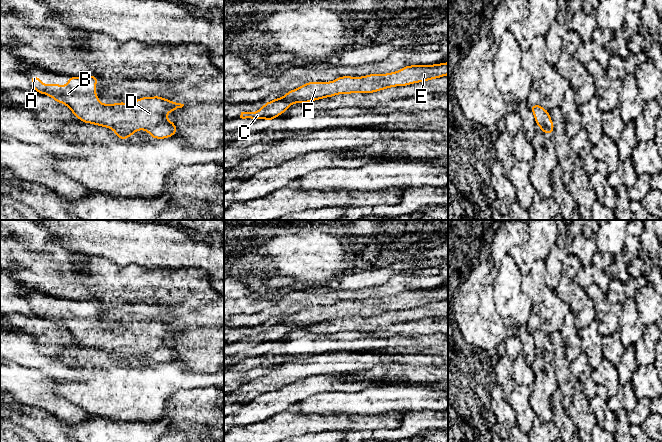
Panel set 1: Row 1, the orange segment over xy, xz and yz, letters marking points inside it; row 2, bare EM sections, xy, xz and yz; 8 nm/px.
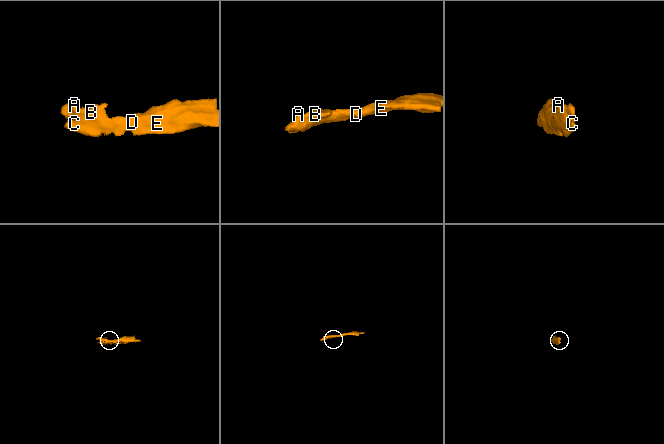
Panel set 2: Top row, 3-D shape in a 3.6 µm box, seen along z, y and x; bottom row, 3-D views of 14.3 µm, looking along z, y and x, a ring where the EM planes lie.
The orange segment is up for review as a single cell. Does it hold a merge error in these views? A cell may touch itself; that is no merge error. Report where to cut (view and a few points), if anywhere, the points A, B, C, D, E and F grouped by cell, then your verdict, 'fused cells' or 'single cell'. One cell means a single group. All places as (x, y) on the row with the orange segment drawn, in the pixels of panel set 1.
no cut; A B C D E F; single cell

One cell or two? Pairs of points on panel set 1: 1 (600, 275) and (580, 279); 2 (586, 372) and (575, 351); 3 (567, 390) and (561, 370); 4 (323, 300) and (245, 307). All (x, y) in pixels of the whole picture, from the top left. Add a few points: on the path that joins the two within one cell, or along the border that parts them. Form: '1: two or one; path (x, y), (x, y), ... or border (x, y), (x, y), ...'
1: one; path (595, 275), (585, 277)
2: two; border (582, 352), (570, 362)
3: one; path (566, 385), (564, 375)
4: two; border (280, 296), (265, 309), (249, 314)

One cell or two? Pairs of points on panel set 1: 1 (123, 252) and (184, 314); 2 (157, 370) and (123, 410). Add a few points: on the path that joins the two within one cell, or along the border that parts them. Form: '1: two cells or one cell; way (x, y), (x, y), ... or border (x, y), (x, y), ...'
1: two cells; border (111, 260), (120, 264), (139, 263), (154, 267)
2: one cell; way (152, 380), (132, 400)

